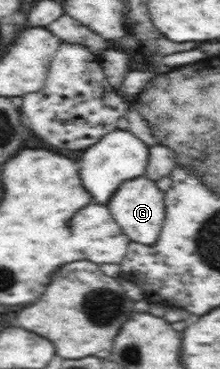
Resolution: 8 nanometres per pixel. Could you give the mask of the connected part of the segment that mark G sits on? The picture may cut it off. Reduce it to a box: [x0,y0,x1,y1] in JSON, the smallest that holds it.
[107,175,166,245]

